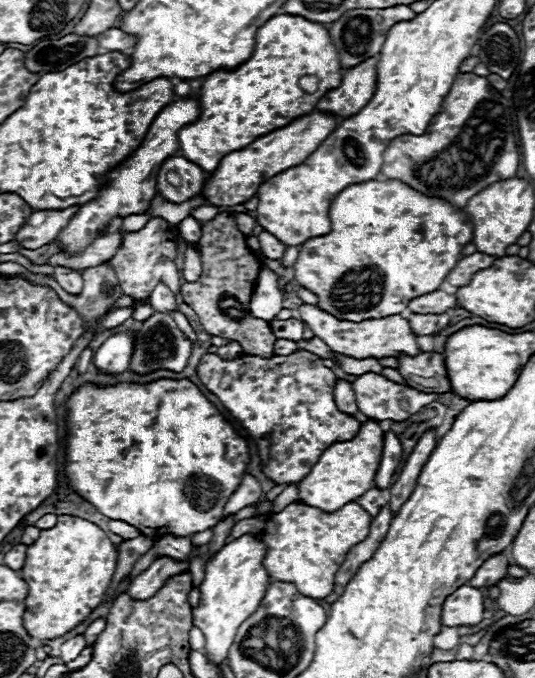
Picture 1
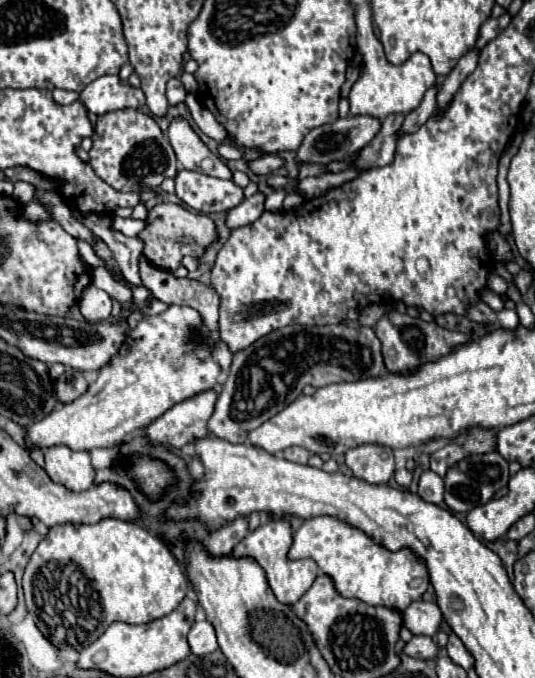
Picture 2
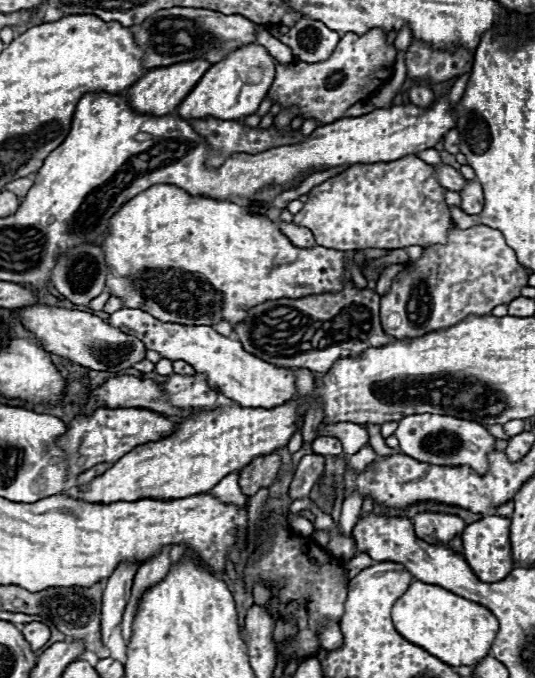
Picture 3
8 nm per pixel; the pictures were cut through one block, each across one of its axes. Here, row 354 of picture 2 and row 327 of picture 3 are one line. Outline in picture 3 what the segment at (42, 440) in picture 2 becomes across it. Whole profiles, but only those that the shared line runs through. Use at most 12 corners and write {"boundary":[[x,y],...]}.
{"boundary":[[120,308],[114,328],[184,360],[244,408],[296,394],[288,368],[248,354],[212,326]]}

